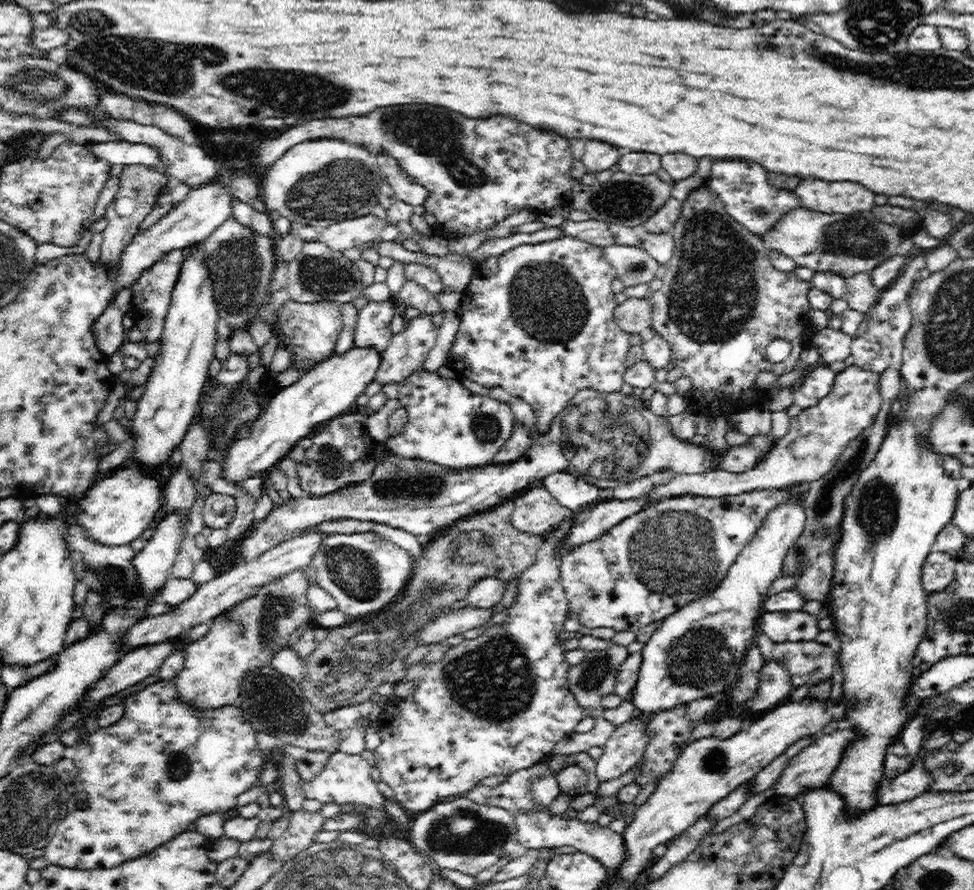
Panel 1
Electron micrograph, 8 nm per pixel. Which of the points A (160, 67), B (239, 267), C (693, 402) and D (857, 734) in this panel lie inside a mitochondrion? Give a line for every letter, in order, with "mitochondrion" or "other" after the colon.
A: mitochondrion
B: mitochondrion
C: other
D: other

